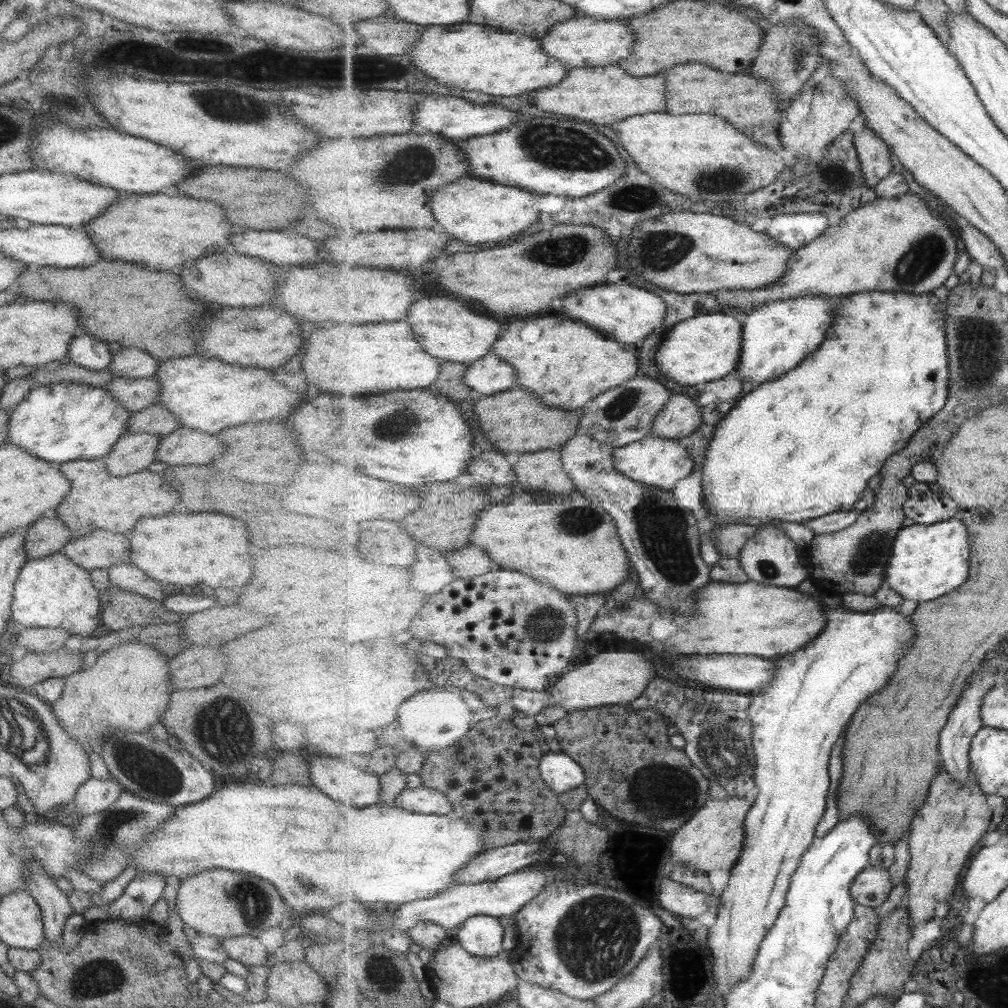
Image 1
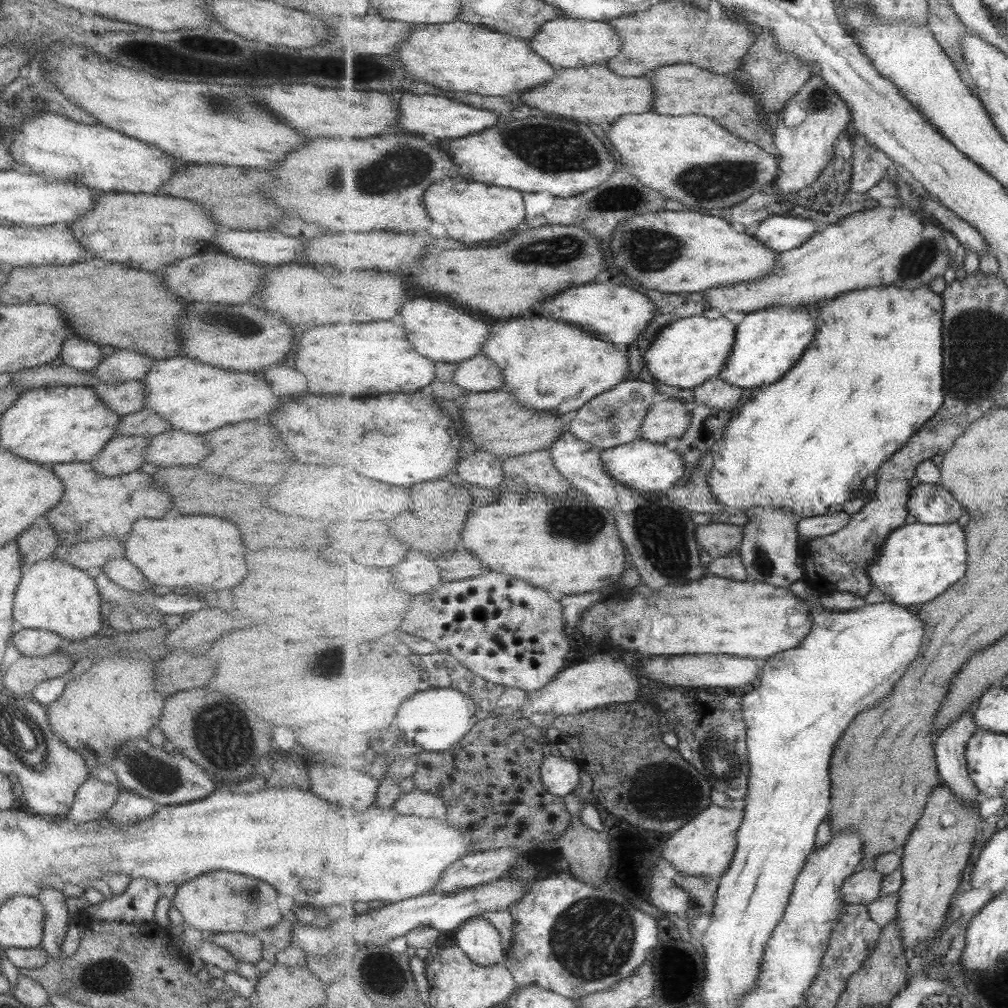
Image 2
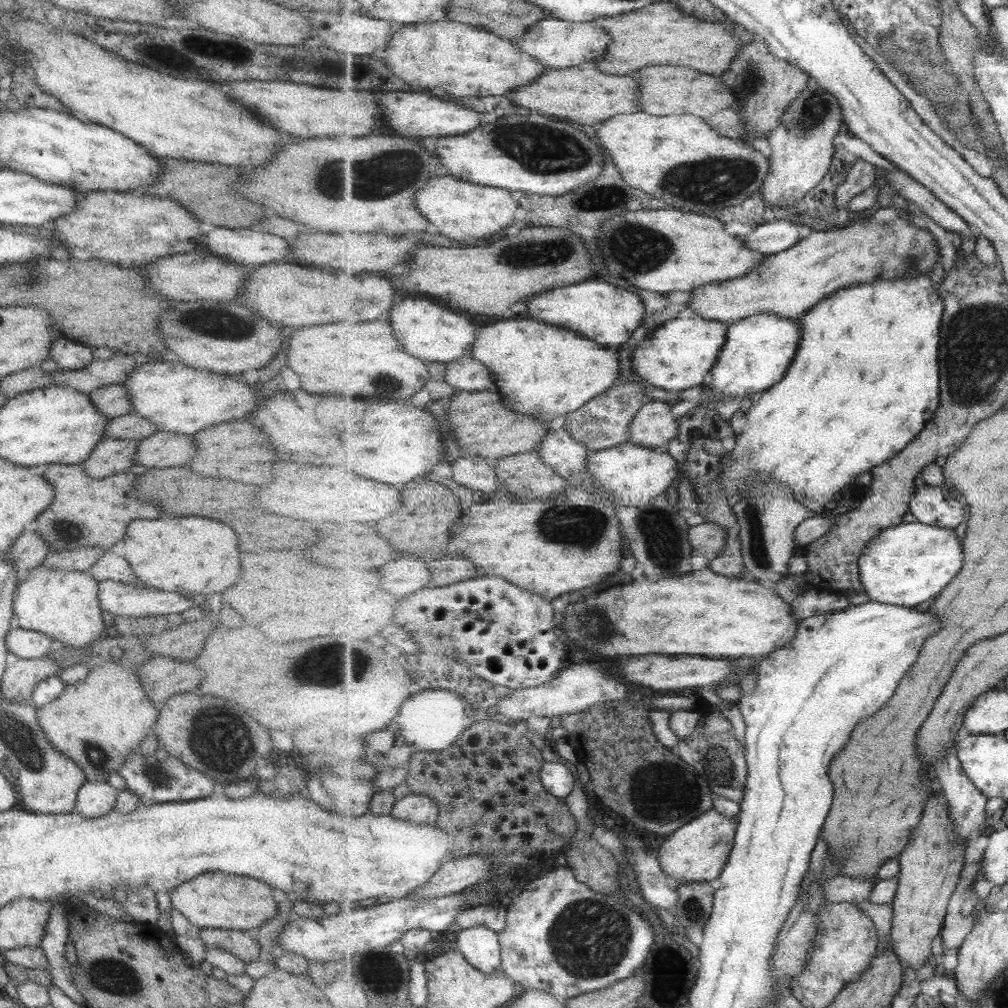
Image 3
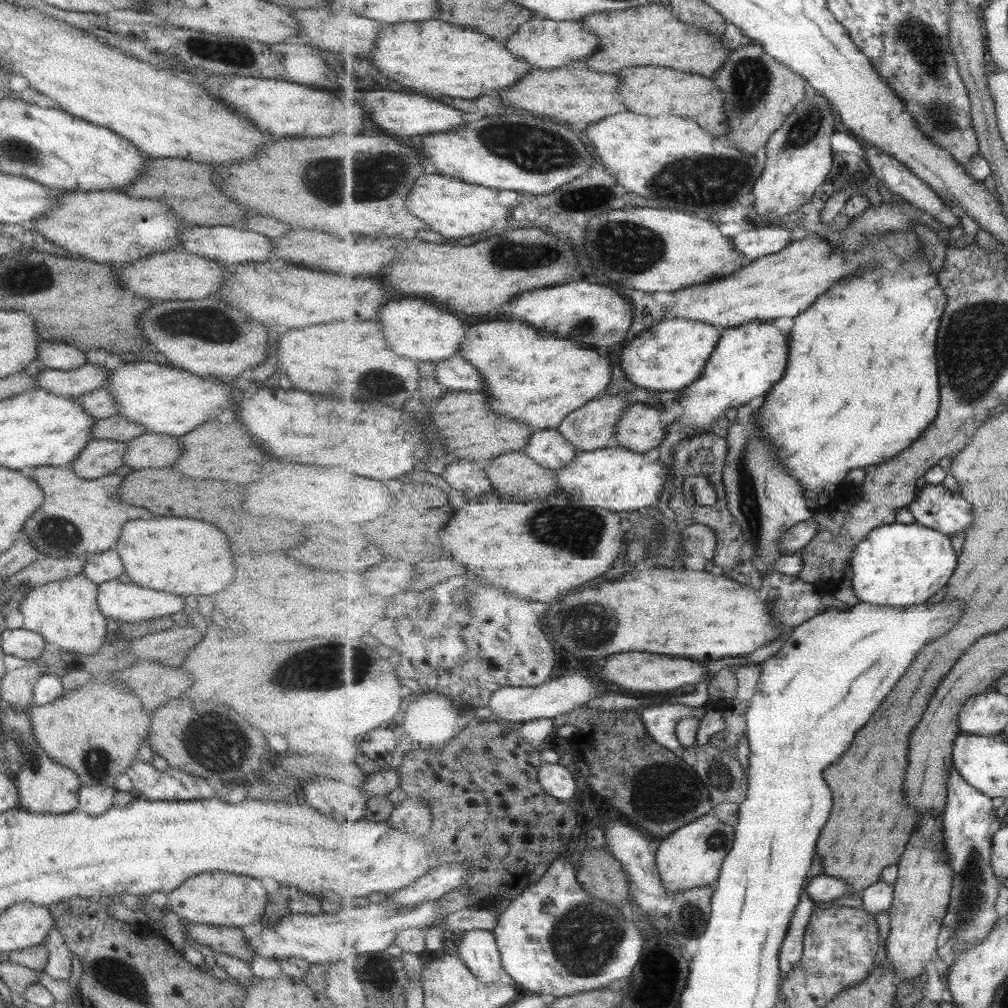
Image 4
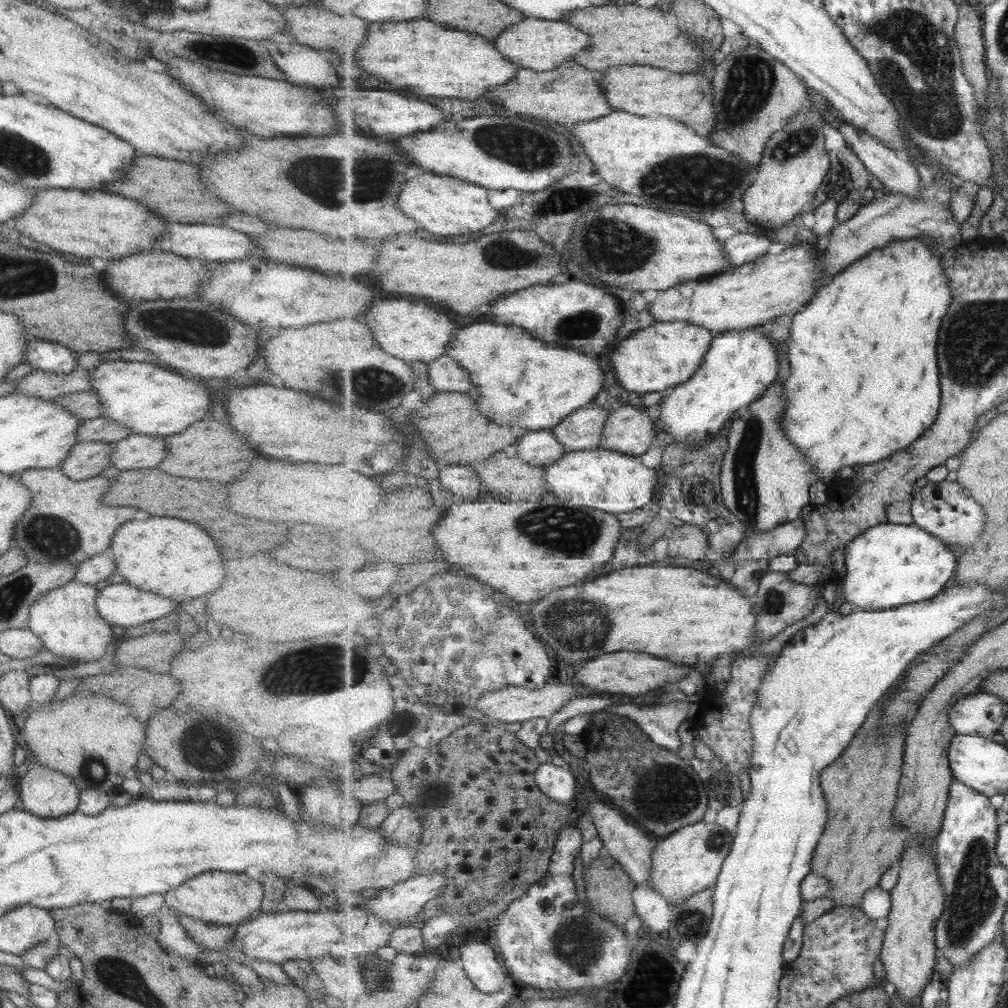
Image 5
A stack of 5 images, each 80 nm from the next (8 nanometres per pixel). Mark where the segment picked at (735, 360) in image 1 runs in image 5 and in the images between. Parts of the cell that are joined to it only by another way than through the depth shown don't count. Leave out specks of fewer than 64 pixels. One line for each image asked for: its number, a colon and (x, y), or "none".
2: (690, 350)
3: (679, 355)
4: (672, 355)
5: (657, 359)

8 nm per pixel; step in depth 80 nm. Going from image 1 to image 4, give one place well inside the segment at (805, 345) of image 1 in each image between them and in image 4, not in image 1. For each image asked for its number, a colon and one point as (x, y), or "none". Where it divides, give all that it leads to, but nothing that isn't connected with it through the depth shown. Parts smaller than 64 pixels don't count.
2: (770, 342)
3: (760, 349)
4: (748, 362)

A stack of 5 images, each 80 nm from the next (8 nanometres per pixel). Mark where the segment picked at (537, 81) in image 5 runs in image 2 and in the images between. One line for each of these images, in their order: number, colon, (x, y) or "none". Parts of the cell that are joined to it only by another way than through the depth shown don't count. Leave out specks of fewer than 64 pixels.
2: (594, 95)
3: (583, 94)
4: (575, 93)

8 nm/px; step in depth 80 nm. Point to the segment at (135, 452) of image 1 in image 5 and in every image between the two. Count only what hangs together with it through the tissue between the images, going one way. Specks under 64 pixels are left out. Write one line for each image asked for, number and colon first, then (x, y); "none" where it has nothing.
2: (121, 454)
3: (109, 456)
4: (101, 457)
5: (85, 460)

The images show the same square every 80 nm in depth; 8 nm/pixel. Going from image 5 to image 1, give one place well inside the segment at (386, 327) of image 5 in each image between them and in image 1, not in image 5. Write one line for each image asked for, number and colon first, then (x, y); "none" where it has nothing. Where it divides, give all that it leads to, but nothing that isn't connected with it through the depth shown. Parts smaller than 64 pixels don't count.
1: (448, 330)
2: (440, 333)
3: (432, 333)
4: (420, 331)

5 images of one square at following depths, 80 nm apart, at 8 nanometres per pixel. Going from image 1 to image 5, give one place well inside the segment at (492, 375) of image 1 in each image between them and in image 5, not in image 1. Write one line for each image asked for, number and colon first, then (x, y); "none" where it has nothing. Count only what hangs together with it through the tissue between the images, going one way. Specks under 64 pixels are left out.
2: (478, 374)
3: (466, 374)
4: (456, 373)
5: (446, 375)

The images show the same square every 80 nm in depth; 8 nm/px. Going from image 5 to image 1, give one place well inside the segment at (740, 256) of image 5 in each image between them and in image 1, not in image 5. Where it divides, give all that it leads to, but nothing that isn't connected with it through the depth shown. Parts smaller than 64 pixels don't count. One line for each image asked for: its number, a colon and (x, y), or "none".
1: (794, 231)
2: (780, 233)
3: (775, 237)
4: (756, 244)

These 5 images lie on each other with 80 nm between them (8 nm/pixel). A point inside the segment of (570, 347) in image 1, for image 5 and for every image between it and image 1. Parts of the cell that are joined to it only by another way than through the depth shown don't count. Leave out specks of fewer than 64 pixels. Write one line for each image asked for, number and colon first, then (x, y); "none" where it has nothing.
2: (550, 366)
3: (564, 370)
4: (530, 376)
5: (525, 383)

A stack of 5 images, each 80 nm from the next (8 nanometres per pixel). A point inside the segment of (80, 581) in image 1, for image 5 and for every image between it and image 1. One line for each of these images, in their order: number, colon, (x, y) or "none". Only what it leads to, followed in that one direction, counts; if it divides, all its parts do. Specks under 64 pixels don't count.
2: (52, 595)
3: (63, 604)
4: (65, 613)
5: (65, 619)

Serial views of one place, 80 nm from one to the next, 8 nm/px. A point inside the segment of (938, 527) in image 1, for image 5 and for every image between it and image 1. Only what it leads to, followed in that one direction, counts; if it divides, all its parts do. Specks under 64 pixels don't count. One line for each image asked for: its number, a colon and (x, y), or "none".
2: (919, 562)
3: (906, 564)
4: (899, 564)
5: (890, 565)

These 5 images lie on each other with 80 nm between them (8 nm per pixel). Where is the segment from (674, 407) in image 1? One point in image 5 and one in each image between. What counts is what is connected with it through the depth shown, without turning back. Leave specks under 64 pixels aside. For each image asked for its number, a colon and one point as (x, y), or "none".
2: (669, 418)
3: (653, 425)
4: (640, 428)
5: (629, 430)

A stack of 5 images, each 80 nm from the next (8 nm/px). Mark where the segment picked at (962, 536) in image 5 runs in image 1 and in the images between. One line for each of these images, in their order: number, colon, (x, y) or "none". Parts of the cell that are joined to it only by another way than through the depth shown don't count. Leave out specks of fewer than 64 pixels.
1: (928, 504)
2: (930, 504)
3: (932, 505)
4: (937, 507)

